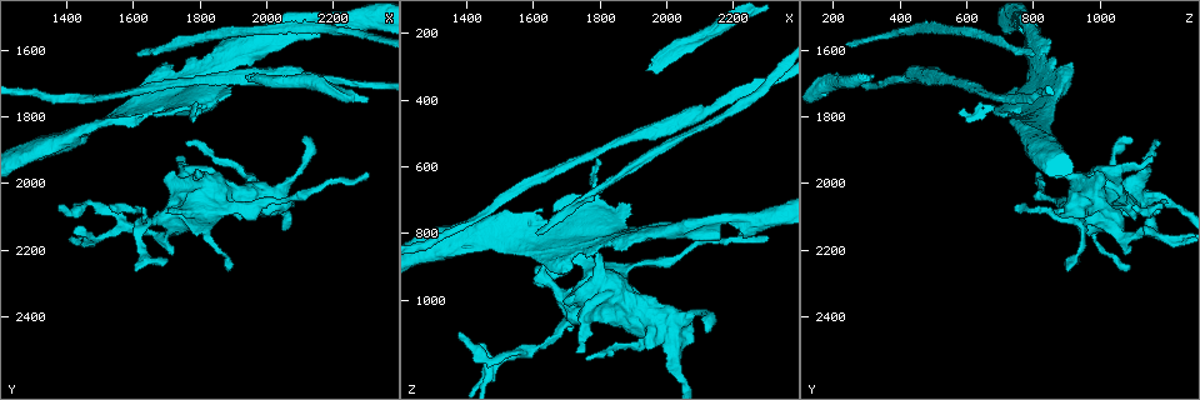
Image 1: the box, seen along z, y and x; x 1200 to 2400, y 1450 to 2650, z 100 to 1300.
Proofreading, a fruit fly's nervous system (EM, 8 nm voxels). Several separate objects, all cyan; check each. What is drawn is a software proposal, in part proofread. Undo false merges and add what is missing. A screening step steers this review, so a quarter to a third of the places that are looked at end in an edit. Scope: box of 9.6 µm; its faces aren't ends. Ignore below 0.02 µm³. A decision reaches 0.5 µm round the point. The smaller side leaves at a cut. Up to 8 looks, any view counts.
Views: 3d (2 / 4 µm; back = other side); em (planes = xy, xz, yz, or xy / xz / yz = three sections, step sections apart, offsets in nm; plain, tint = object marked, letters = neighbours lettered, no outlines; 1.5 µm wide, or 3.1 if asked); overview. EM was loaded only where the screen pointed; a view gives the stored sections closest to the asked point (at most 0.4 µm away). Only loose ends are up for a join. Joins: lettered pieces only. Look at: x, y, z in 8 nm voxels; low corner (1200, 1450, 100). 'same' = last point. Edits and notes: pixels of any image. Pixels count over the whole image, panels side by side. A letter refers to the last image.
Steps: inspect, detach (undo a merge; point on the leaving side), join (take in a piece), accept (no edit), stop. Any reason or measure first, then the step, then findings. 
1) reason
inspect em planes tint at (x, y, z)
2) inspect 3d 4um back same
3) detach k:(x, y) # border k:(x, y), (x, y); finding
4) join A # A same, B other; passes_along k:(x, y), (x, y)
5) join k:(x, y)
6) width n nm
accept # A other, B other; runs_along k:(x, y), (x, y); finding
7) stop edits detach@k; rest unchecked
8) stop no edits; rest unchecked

inspect em xy step 4 letters at (1710, 1790, 700)

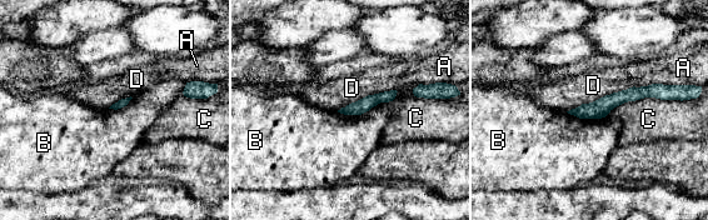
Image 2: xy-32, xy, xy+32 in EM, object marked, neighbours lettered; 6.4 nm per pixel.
accept # A other, B other, C other, D other; border 2:(676, 99), (628, 100), (606, 115); no lettered piece goes on from it

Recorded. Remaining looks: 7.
thin end
inspect em xy step 4 plain at (1530, 2080, 760)

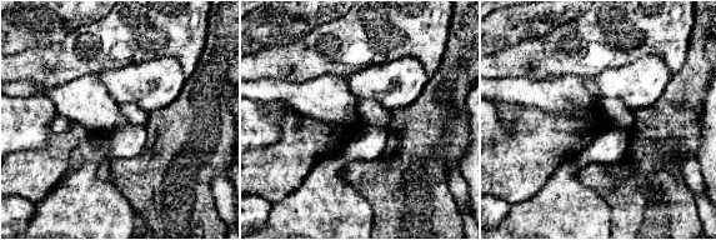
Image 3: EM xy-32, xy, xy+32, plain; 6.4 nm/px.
inspect em xy step 4 letters same

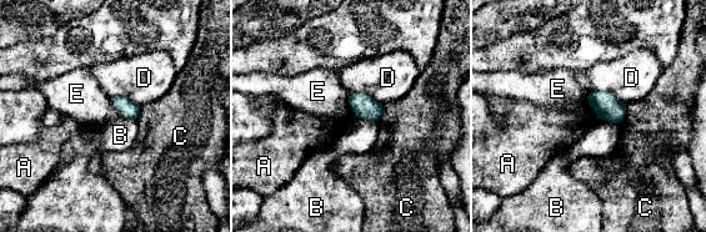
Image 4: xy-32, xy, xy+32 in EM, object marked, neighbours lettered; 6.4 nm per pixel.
accept # A other, B other, C other, D other, E other; border 4:(586, 97), (597, 117); none of them fits

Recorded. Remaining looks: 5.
inspect 3d 2um at (1280, 1900, 850)

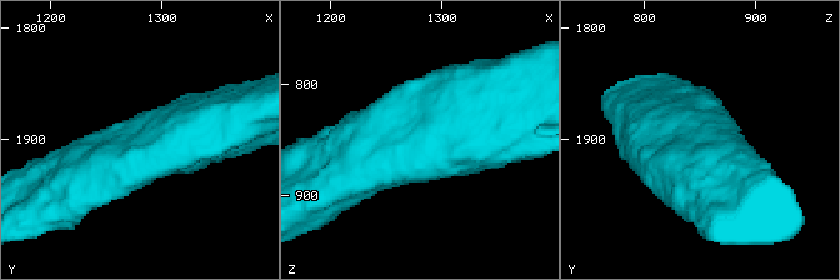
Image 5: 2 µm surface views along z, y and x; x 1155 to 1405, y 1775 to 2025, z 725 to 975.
shape alone is not enough
inspect em planes letters at (1280, 1904, 852)

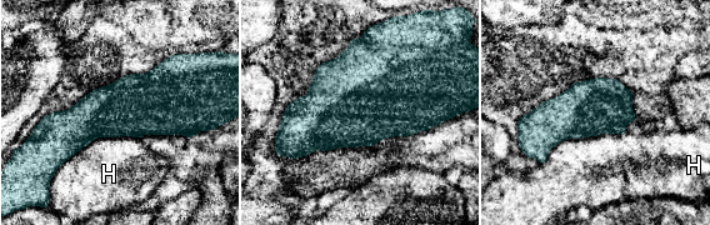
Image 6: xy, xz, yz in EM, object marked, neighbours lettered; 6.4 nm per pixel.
width 360 nm
accept # H other; one cell here

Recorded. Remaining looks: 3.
stop no edits; rest unchecked

